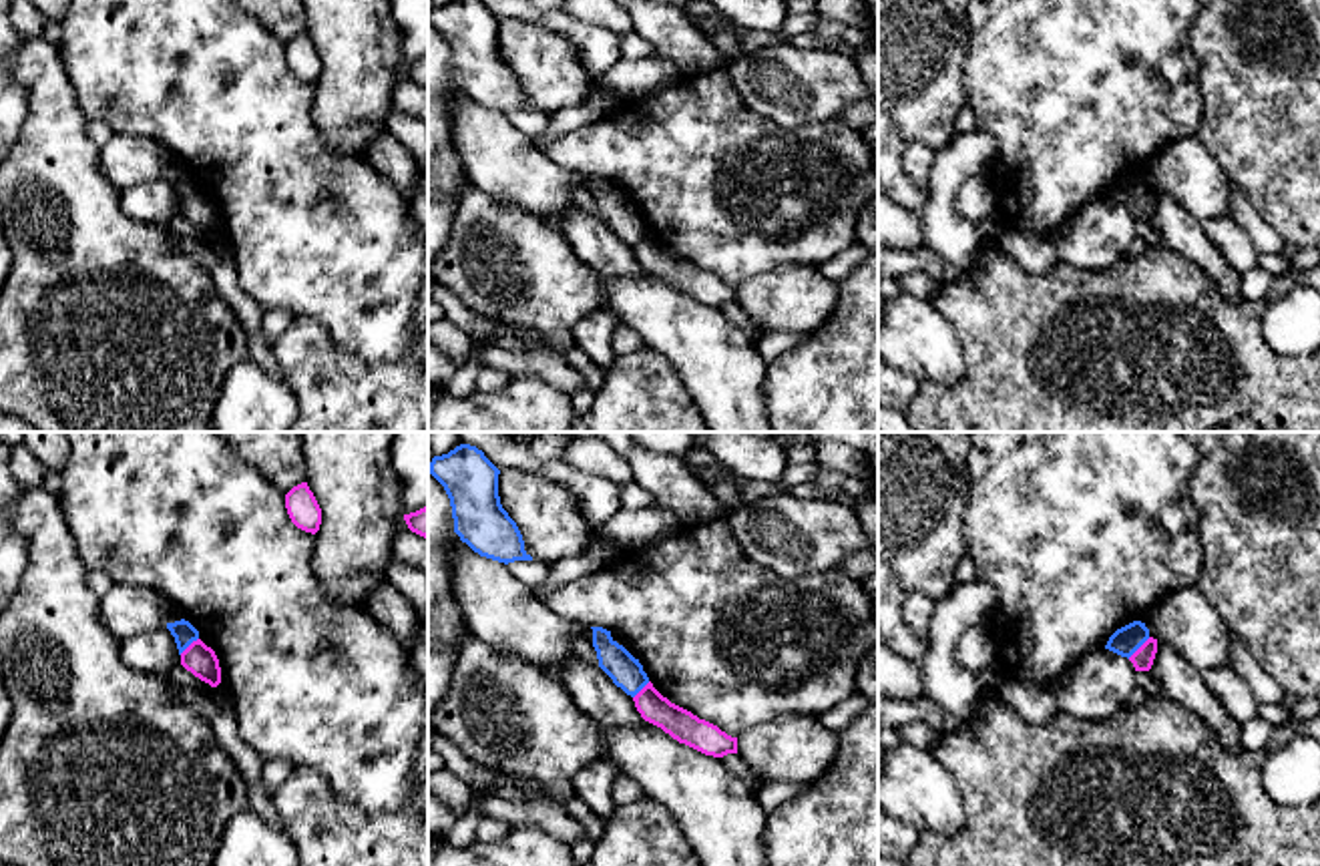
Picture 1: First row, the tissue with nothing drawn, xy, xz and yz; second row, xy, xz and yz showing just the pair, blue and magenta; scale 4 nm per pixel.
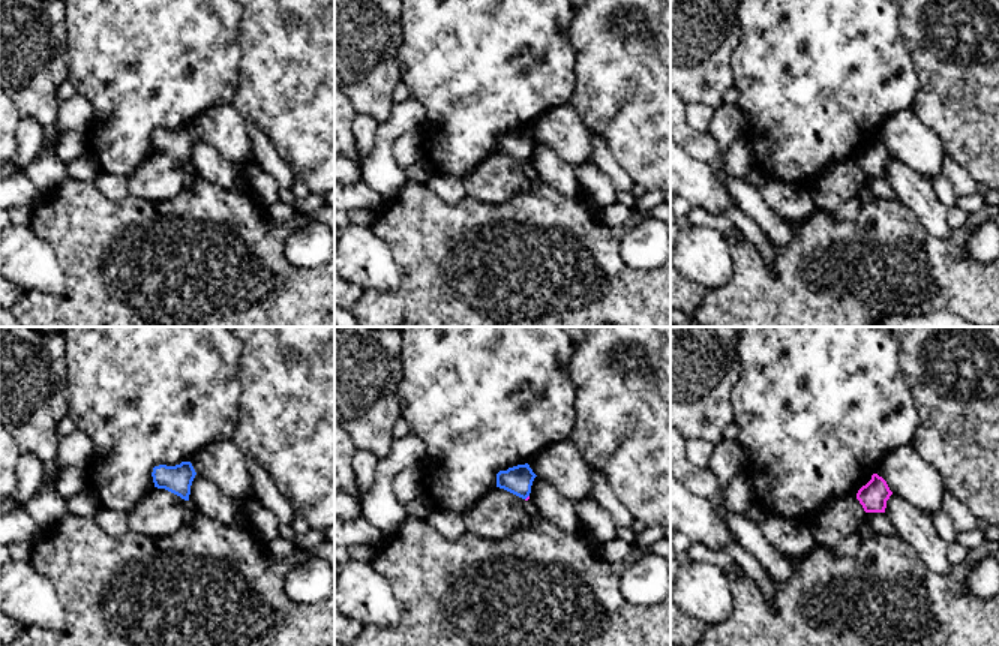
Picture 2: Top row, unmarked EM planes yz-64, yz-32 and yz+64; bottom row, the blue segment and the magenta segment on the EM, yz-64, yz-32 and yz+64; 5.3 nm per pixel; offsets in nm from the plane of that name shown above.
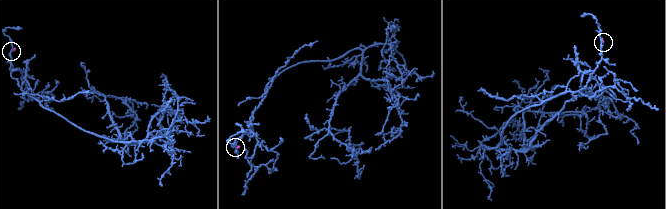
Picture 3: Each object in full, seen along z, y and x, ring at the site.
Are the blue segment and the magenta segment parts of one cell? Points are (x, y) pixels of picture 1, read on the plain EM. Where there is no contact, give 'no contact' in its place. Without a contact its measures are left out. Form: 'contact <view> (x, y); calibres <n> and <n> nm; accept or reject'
contact yz (1138, 197); calibres 110 and 90 nm; reject

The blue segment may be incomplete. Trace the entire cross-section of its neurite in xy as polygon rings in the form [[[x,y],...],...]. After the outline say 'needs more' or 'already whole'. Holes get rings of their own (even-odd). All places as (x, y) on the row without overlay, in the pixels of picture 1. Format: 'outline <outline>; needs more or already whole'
outline [[[185,169],[175,171],[175,173],[167,173],[167,179],[171,181],[171,185],[175,187],[179,205],[193,193],[199,189],[199,181]]]; already whole

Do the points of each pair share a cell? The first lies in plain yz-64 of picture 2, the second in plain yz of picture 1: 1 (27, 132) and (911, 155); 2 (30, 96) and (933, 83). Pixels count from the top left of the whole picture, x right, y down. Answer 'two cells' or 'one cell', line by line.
1: one cell
2: one cell

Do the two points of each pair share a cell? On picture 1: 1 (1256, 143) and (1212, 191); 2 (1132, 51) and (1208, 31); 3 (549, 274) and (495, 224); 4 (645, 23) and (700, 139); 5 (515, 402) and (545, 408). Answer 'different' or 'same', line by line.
1: different
2: different
3: same
4: different
5: same

